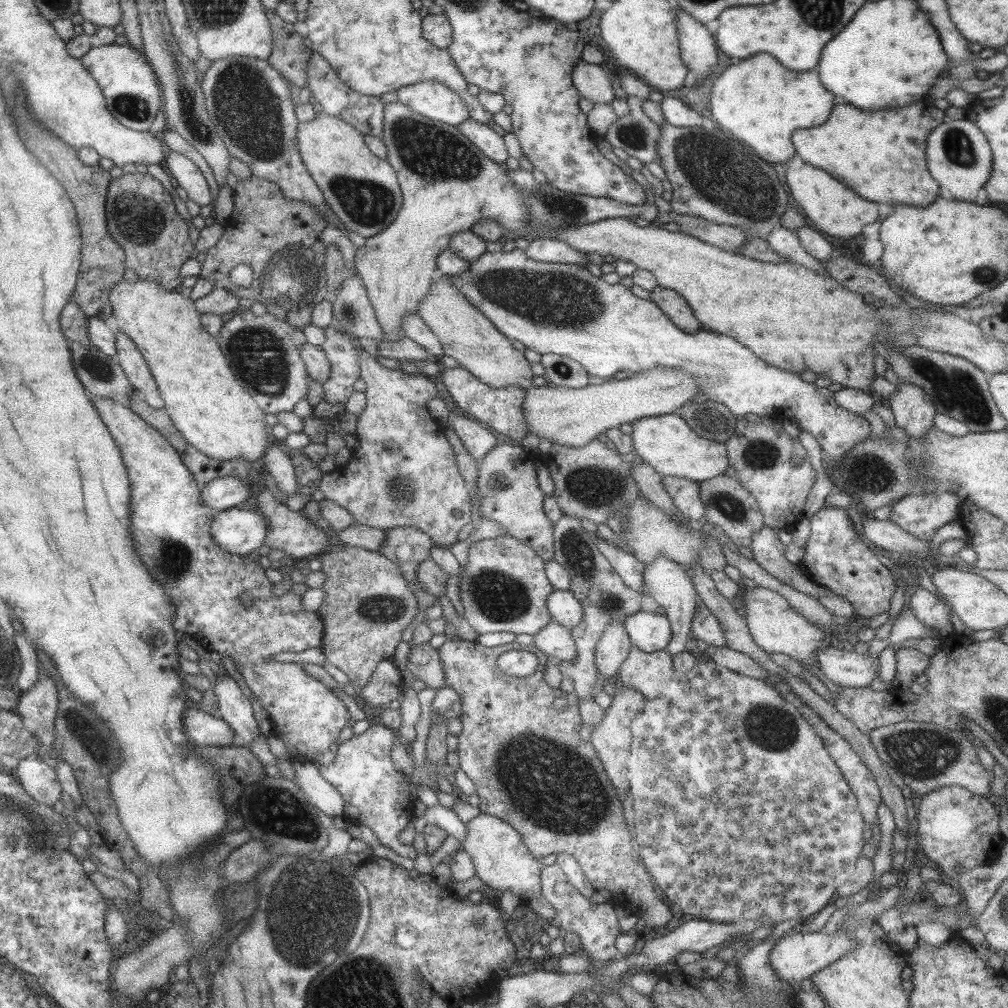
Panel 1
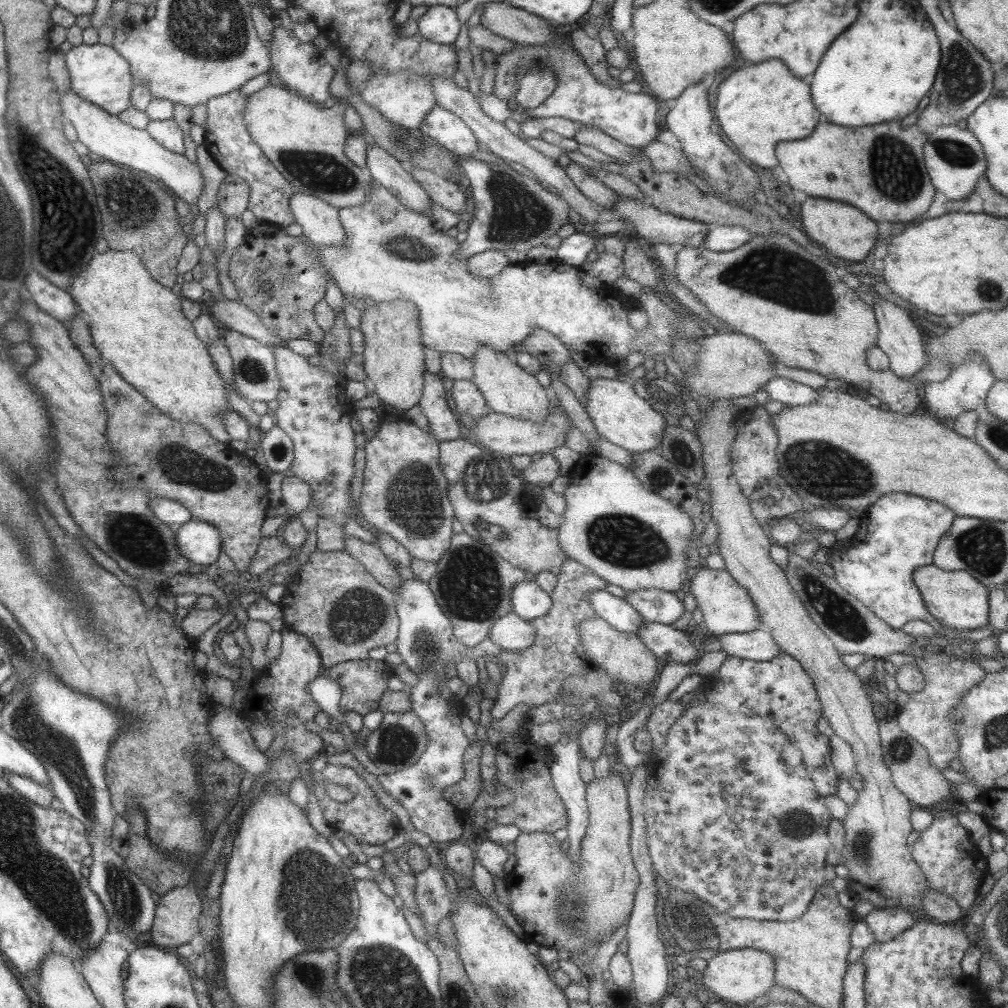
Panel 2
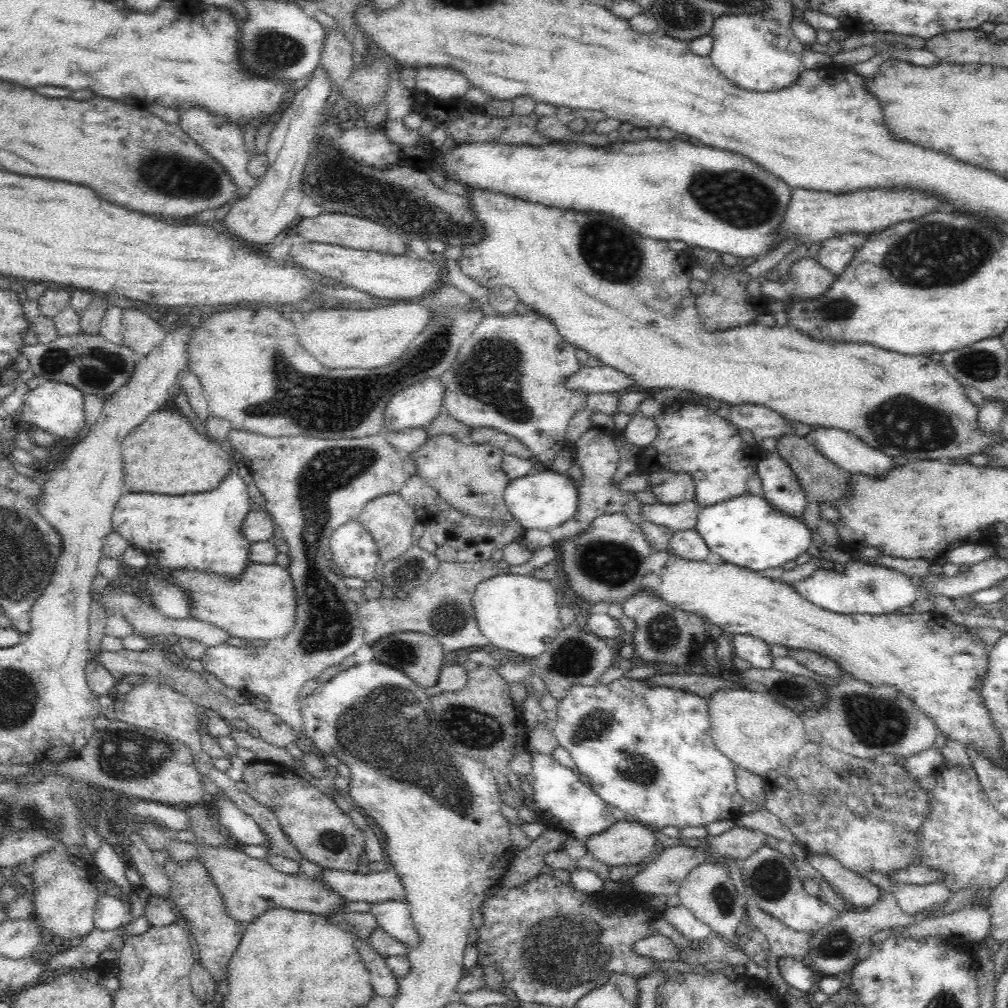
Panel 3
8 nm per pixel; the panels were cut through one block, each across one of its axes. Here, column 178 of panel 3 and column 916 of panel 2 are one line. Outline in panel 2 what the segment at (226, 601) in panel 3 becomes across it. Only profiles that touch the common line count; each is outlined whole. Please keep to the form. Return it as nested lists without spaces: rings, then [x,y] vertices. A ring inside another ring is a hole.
[[[929,564],[916,568],[912,578],[927,612],[943,626],[971,631],[988,623],[988,588],[964,570],[947,571]]]

